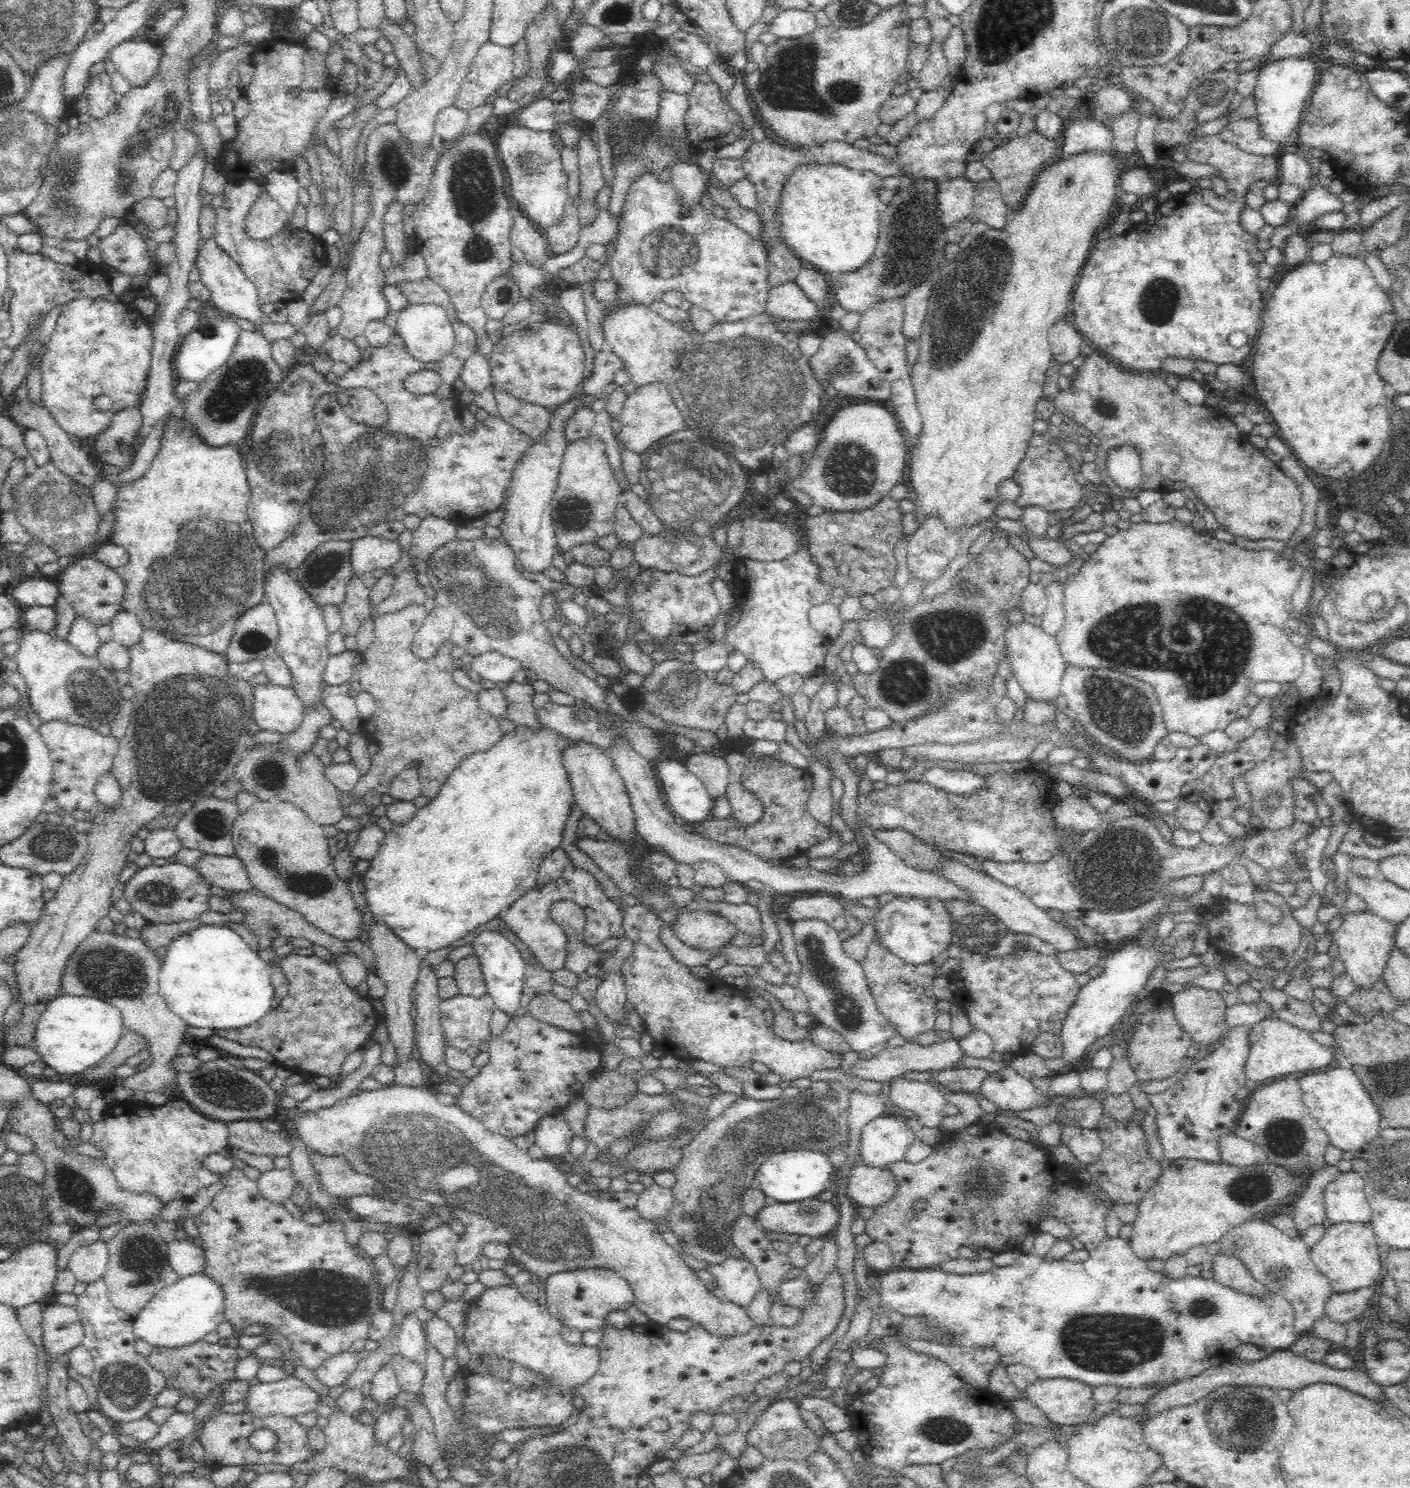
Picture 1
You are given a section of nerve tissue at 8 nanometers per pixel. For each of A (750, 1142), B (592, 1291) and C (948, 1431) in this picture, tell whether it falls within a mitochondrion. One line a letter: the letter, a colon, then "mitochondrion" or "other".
A: mitochondrion
B: mitochondrion
C: mitochondrion

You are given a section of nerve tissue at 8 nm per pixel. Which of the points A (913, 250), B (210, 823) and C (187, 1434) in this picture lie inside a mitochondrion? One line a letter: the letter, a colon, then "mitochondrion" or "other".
A: mitochondrion
B: mitochondrion
C: other

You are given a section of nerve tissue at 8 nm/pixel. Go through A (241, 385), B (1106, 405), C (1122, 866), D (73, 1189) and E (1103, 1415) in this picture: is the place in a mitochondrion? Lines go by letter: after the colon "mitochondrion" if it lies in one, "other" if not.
A: mitochondrion
B: mitochondrion
C: mitochondrion
D: mitochondrion
E: other

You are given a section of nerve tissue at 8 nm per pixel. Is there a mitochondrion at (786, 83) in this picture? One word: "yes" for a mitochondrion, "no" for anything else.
yes

